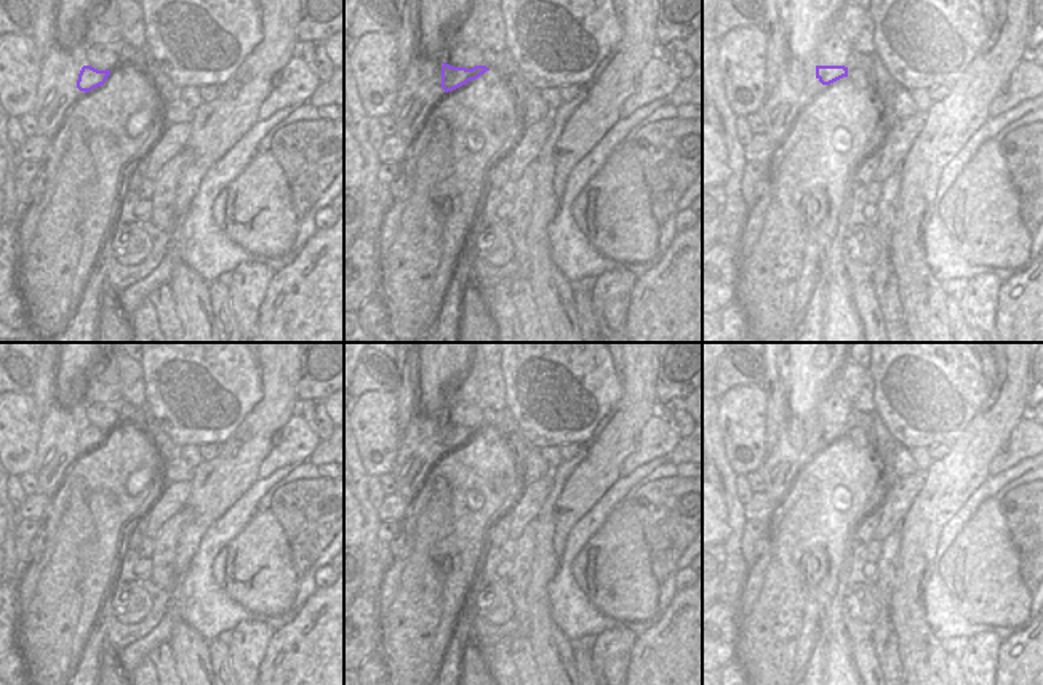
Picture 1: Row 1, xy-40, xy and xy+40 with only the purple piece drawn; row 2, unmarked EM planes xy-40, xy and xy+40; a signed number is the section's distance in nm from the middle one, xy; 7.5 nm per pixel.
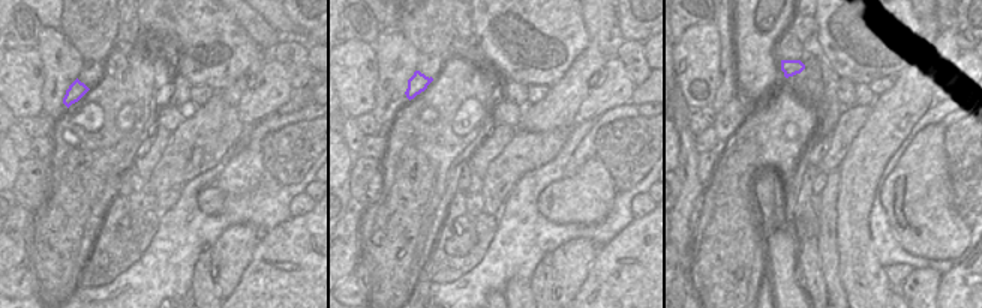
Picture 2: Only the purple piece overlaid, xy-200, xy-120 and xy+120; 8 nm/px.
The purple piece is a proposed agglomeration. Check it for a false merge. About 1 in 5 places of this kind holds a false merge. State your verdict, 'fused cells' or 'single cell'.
single cell

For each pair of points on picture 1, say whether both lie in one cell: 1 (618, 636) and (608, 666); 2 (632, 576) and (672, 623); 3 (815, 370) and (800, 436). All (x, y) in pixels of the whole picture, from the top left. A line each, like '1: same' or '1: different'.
1: same
2: different
3: same

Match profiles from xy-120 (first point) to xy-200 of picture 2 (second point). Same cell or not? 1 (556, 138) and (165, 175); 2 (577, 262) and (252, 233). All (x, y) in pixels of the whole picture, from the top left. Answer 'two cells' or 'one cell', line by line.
1: one cell
2: one cell

